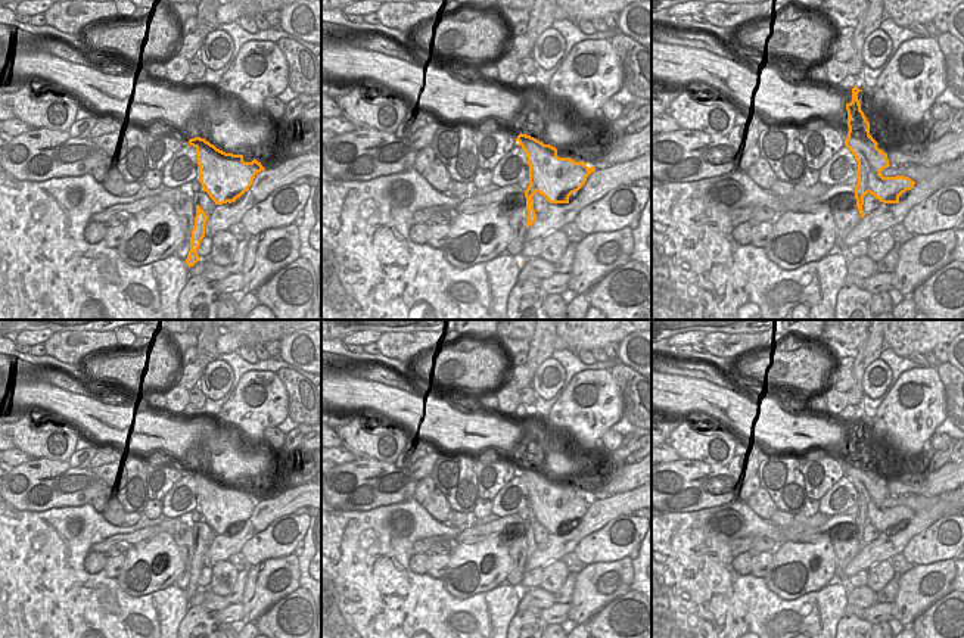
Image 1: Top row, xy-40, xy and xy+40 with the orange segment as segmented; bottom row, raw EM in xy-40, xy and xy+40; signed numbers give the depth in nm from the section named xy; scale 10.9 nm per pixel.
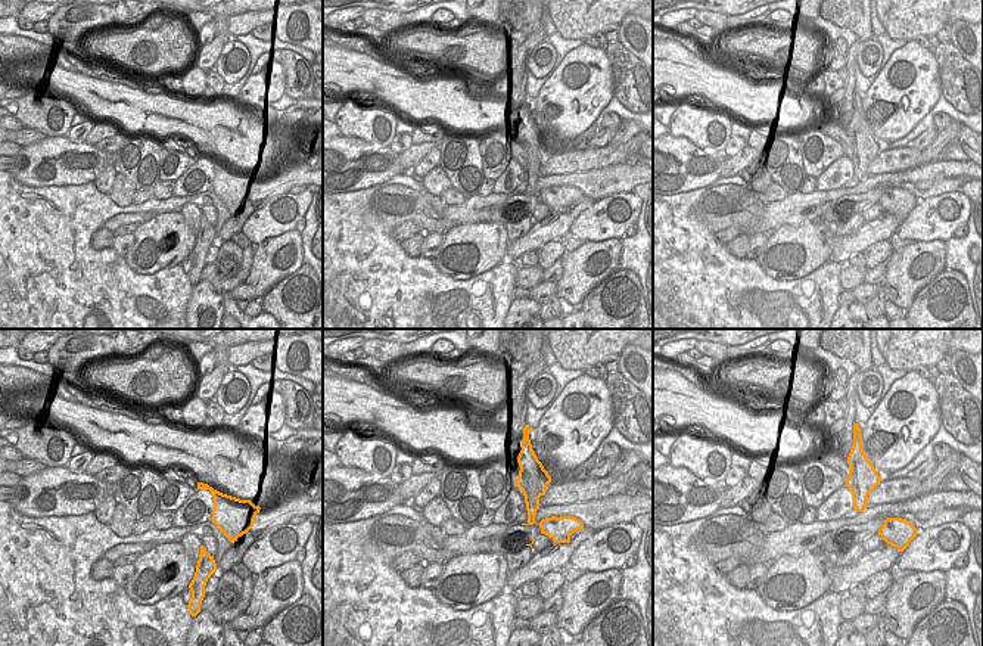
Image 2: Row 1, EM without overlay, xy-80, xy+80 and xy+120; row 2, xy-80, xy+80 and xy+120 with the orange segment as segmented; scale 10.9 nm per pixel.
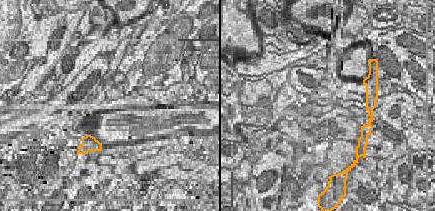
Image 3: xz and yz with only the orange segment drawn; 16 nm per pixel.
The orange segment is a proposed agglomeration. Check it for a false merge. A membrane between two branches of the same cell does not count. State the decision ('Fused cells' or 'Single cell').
Fused cells.

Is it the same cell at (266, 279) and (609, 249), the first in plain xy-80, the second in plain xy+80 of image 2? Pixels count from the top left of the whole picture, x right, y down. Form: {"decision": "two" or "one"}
{"decision": "one"}

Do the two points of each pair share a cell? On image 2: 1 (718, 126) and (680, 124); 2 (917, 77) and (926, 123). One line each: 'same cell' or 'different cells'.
1: same cell
2: different cells

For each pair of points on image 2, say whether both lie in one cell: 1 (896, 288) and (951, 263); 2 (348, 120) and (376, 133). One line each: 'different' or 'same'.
1: different
2: same

